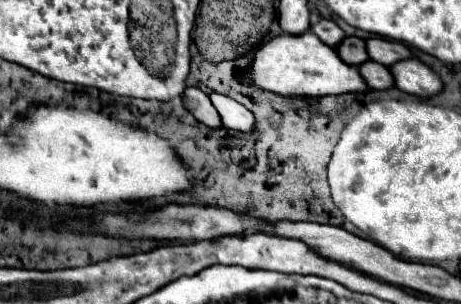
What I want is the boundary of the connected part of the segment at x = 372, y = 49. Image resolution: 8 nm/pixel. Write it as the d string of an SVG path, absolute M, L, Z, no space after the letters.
M370 38L366 44L368 44L370 60L376 60L376 62L380 62L384 66L392 66L392 64L396 64L400 60L414 58L412 50L402 42L384 40L384 38Z

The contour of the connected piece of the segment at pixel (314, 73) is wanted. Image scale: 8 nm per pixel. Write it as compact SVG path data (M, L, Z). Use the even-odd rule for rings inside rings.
M312 30L298 36L282 34L264 44L260 50L256 50L252 60L252 72L248 72L242 82L256 84L258 88L268 88L272 92L288 96L328 96L370 90L368 84L364 84L358 66L350 66L340 60L338 52L324 44Z

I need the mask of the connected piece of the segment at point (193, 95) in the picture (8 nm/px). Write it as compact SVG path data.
M186 88L184 92L184 106L192 112L192 116L206 124L208 128L224 128L218 110L214 108L214 104L210 102L208 94L200 92L198 88Z

